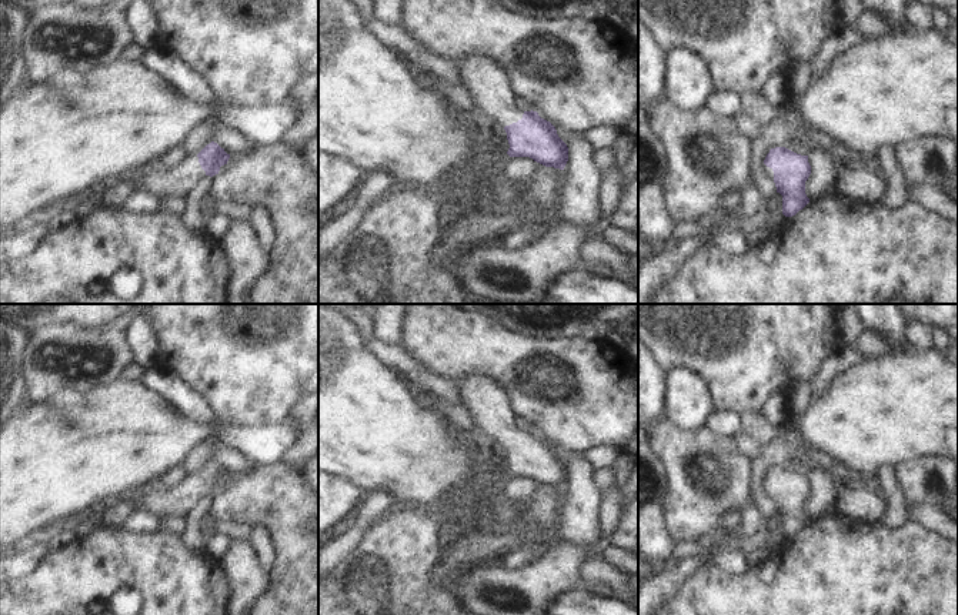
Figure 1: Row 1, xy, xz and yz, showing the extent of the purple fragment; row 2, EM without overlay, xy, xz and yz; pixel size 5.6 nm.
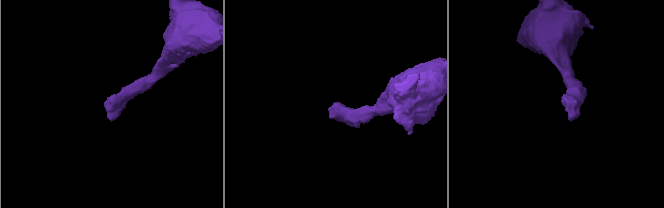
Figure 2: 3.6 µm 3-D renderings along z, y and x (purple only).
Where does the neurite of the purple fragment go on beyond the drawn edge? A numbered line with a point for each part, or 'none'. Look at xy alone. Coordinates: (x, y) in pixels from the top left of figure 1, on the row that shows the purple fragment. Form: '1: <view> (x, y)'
1: xy (179, 180)

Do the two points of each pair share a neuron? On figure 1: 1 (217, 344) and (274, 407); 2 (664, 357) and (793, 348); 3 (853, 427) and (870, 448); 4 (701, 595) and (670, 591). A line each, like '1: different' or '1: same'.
1: same
2: same
3: same
4: different

